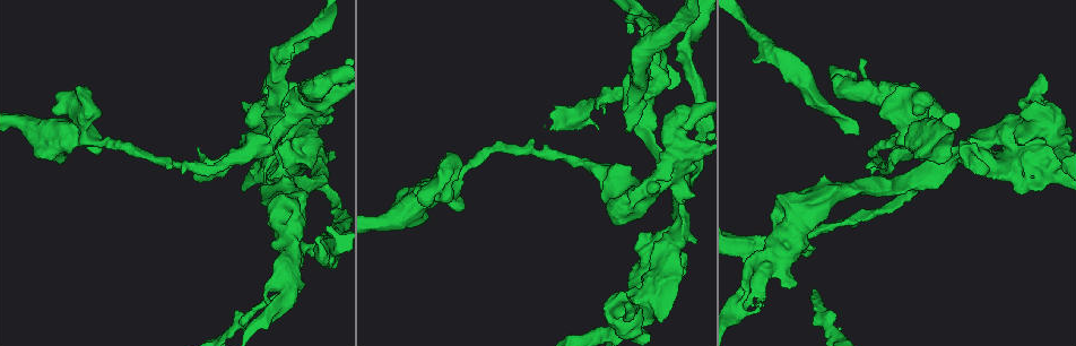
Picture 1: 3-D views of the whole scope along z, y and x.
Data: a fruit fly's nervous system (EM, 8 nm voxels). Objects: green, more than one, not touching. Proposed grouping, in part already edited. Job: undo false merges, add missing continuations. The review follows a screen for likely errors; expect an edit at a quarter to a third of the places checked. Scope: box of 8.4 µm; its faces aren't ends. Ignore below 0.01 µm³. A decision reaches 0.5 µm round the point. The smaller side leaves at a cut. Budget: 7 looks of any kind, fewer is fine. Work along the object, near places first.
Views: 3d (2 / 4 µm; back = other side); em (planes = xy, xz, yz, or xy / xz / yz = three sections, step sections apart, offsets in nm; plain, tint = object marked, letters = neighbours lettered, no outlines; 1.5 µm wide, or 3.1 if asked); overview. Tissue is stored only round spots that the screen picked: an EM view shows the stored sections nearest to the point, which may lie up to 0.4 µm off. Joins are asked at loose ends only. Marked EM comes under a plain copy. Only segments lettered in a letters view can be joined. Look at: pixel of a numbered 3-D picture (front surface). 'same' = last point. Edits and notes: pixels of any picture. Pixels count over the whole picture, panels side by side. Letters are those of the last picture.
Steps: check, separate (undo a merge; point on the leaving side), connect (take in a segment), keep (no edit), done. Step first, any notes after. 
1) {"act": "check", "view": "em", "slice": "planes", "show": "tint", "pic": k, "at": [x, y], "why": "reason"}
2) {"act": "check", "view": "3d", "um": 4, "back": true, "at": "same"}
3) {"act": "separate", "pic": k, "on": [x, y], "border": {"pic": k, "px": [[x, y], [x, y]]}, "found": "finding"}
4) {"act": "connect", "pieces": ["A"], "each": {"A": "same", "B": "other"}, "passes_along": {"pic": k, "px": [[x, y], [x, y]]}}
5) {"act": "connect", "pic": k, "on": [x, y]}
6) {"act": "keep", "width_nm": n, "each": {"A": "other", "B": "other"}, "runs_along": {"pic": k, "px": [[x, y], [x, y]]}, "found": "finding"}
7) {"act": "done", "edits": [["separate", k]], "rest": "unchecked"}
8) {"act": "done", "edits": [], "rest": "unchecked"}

{"act": "check", "view": "3d", "um": 4, "back": true, "pic": 1, "at": [681, 201], "why": "branch stops here"}

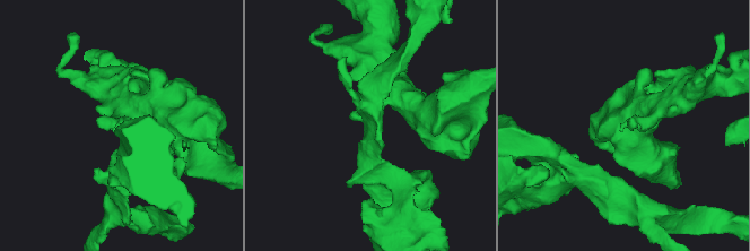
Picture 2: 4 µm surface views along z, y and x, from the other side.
{"act": "check", "view": "em", "slice": "planes", "show": "letters", "pic": 2, "at": [112, 128], "why": "shape alone is not enough"}

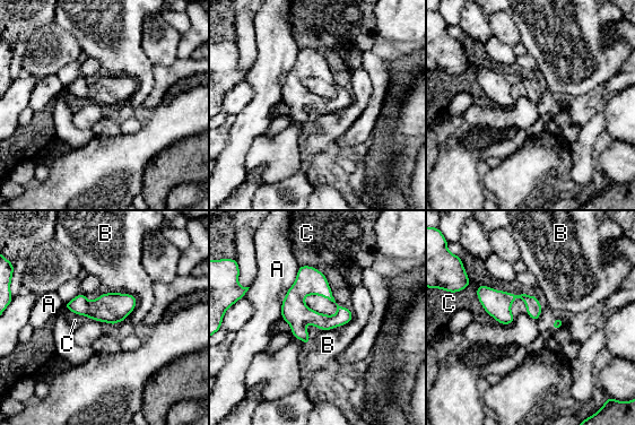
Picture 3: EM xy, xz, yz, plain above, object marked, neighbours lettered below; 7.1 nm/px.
{"act": "keep", "each": {"A": "other", "B": "other", "C": "other"}, "runs_along": {"pic": 3, "px": [[302, 268], [298, 330], [306, 339]]}, "found": "no lettered segment goes on from it"}

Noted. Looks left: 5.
{"act": "check", "view": "em", "slice": "planes", "show": "letters", "pic": 1, "at": [646, 115], "why": "calibre changes"}

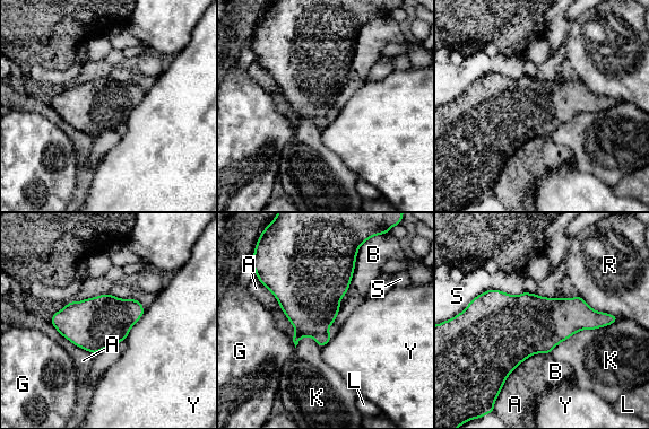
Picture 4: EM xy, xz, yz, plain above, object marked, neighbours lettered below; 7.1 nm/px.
{"act": "keep", "width_nm": 380, "each": {"A": "other", "B": "other", "G": "other", "K": "other", "L": "other", "R": "other", "S": "other", "Y": "other"}, "border": {"pic": 4, "px": [[145, 309], [126, 339]]}, "found": "one cell here"}

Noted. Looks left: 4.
{"act": "check", "view": "em", "slice": "yz", "step": 4, "show": "letters", "pic": 1, "at": [1041, 73], "why": "branch stops here"}

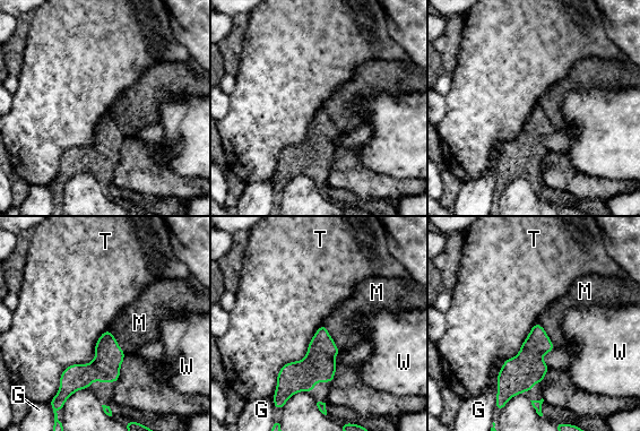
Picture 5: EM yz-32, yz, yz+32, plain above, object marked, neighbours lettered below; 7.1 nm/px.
{"act": "check", "view": "em", "slice": "planes", "show": "letters", "at": "same"}

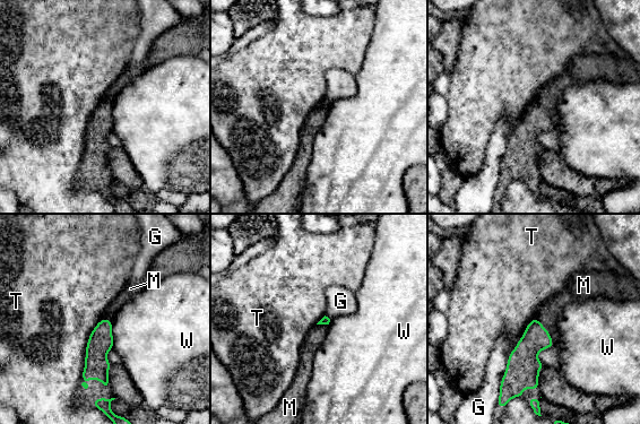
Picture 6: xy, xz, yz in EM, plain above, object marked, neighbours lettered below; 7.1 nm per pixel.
{"act": "keep", "each": {"G": "other", "M": "other", "T": "other", "W": "other"}, "border": {"pic": 6, "px": [[535, 317], [548, 332], [553, 343]]}, "found": "no lettered segment goes on from it"}

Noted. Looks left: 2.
{"act": "done", "edits": [], "rest": "unchecked"}

